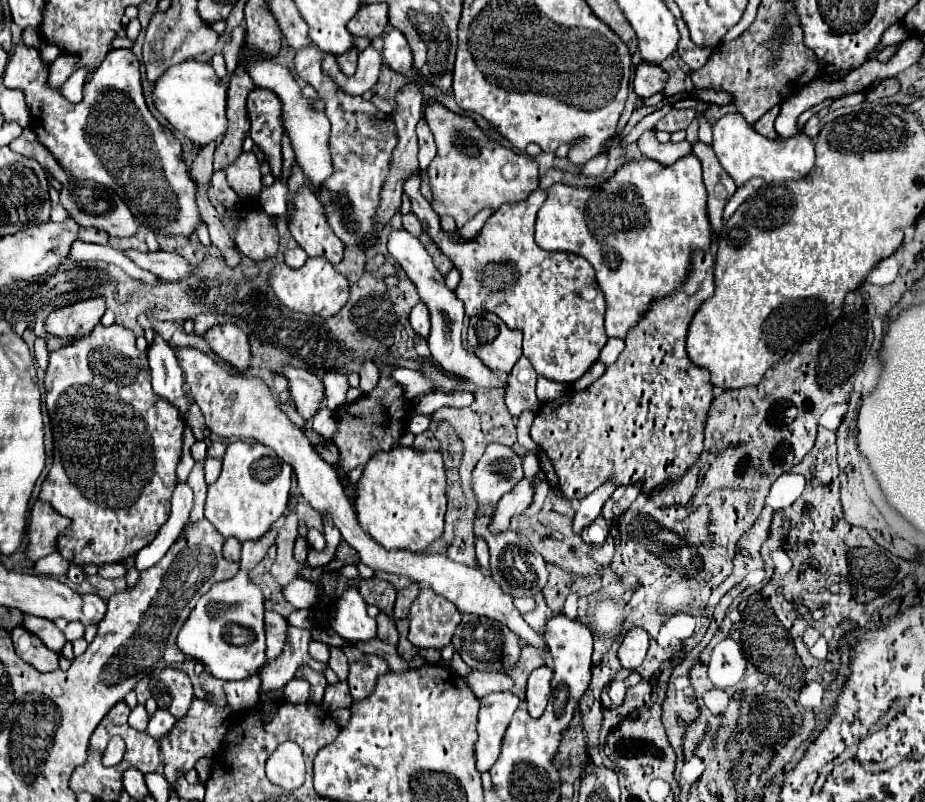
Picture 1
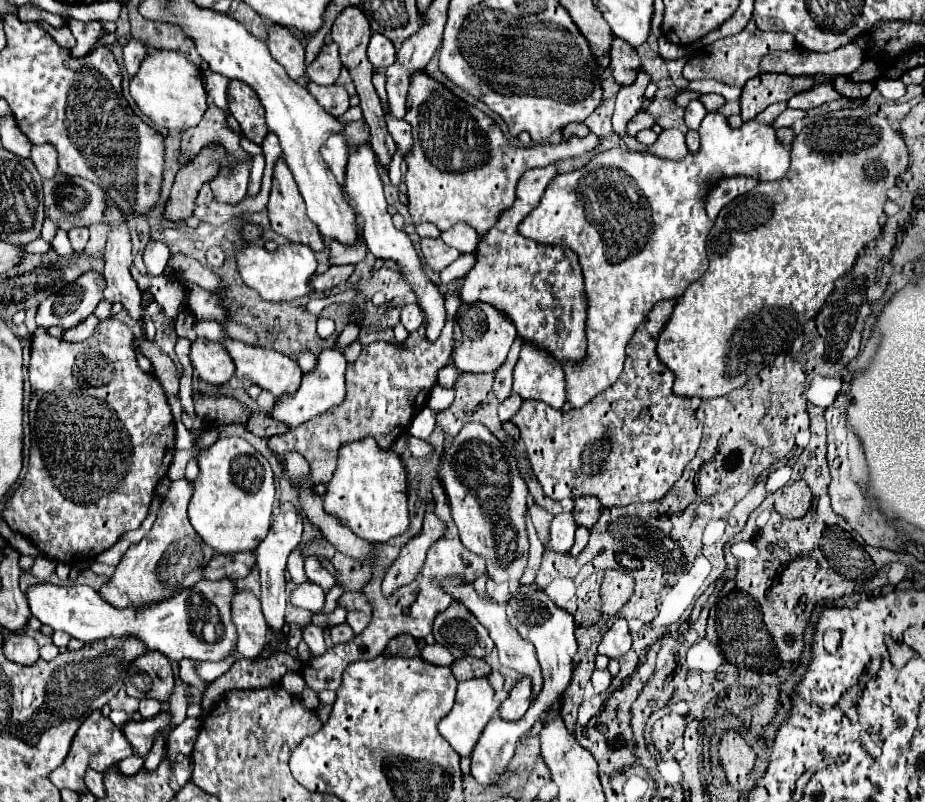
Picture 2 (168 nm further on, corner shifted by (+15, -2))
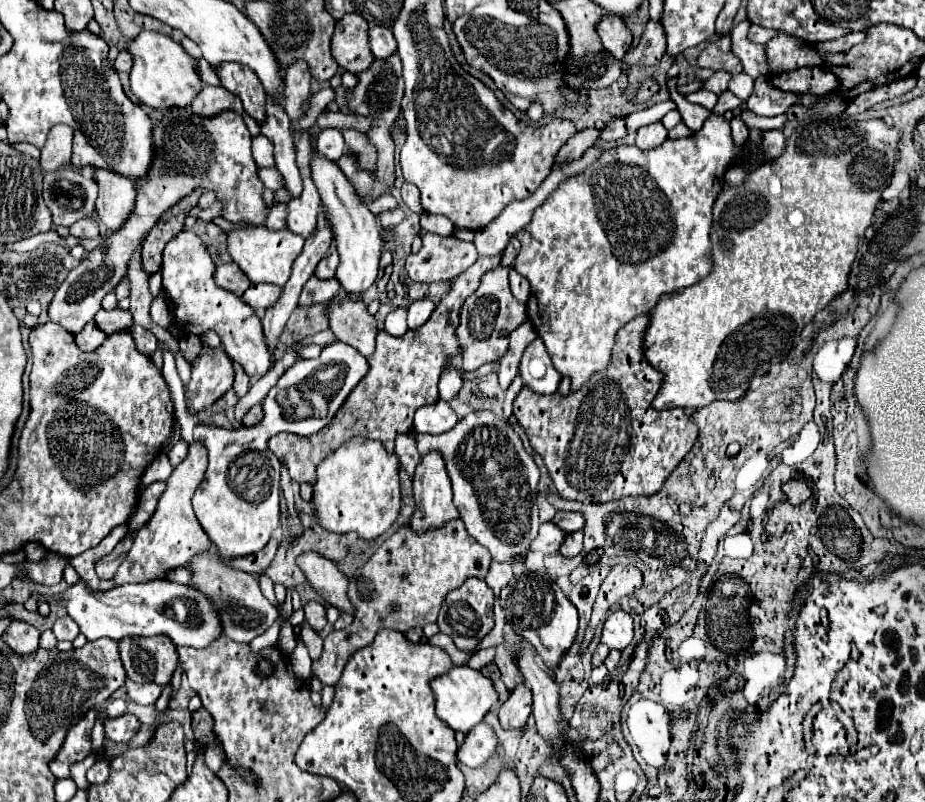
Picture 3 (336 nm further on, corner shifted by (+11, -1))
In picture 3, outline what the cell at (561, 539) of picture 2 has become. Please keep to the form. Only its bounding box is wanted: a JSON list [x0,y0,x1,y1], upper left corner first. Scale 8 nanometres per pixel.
[530,523,564,553]

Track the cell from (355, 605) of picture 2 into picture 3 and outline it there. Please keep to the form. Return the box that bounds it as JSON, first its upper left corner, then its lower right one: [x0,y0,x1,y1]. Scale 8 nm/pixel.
[296,551,354,611]

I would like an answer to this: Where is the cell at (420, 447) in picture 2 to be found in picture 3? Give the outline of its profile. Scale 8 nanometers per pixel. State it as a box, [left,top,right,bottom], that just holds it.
[416,411,540,563]

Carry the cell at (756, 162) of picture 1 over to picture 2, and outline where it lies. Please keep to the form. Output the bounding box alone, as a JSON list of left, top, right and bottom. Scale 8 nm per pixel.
[518,112,790,408]

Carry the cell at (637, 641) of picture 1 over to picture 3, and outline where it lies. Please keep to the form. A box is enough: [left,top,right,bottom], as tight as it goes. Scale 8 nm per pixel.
[602,611,632,649]

